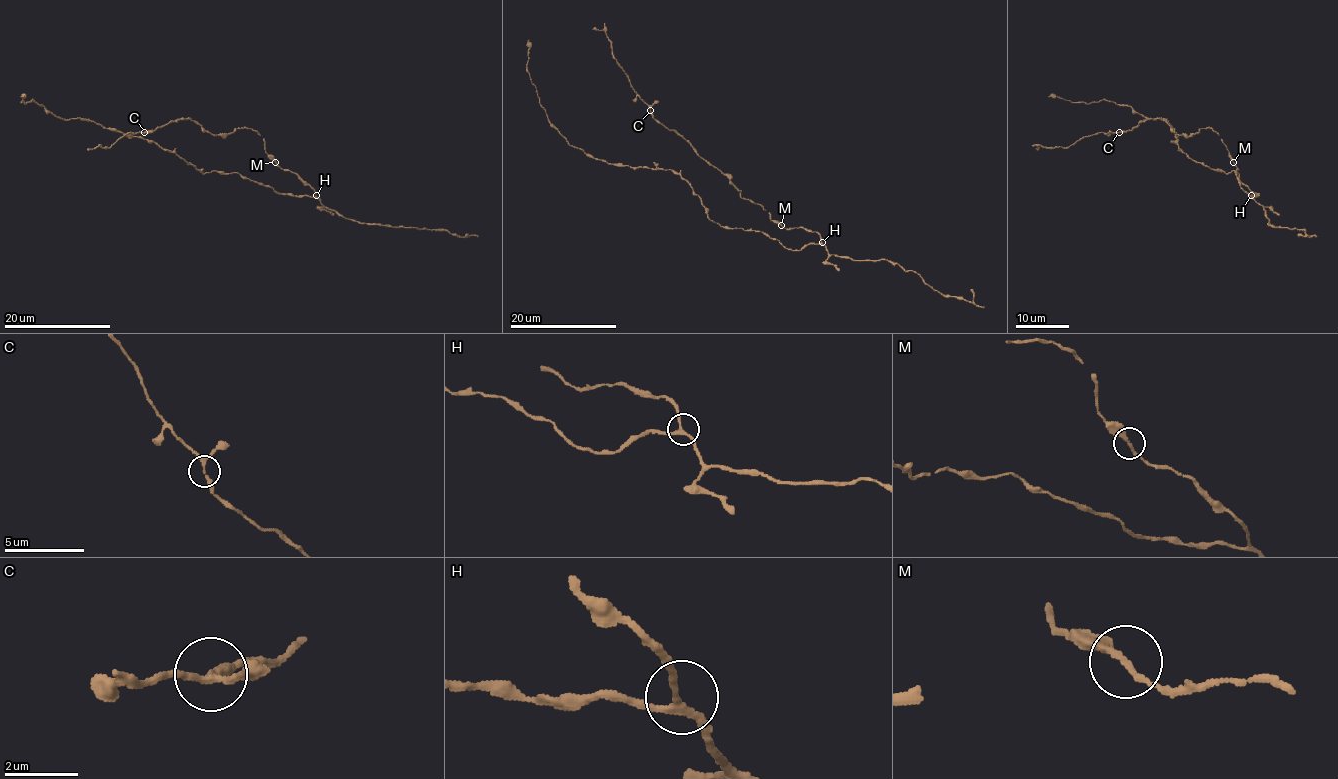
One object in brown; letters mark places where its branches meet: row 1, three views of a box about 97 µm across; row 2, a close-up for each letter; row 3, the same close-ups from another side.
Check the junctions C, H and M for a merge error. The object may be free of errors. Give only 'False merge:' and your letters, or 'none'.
False merge: none

